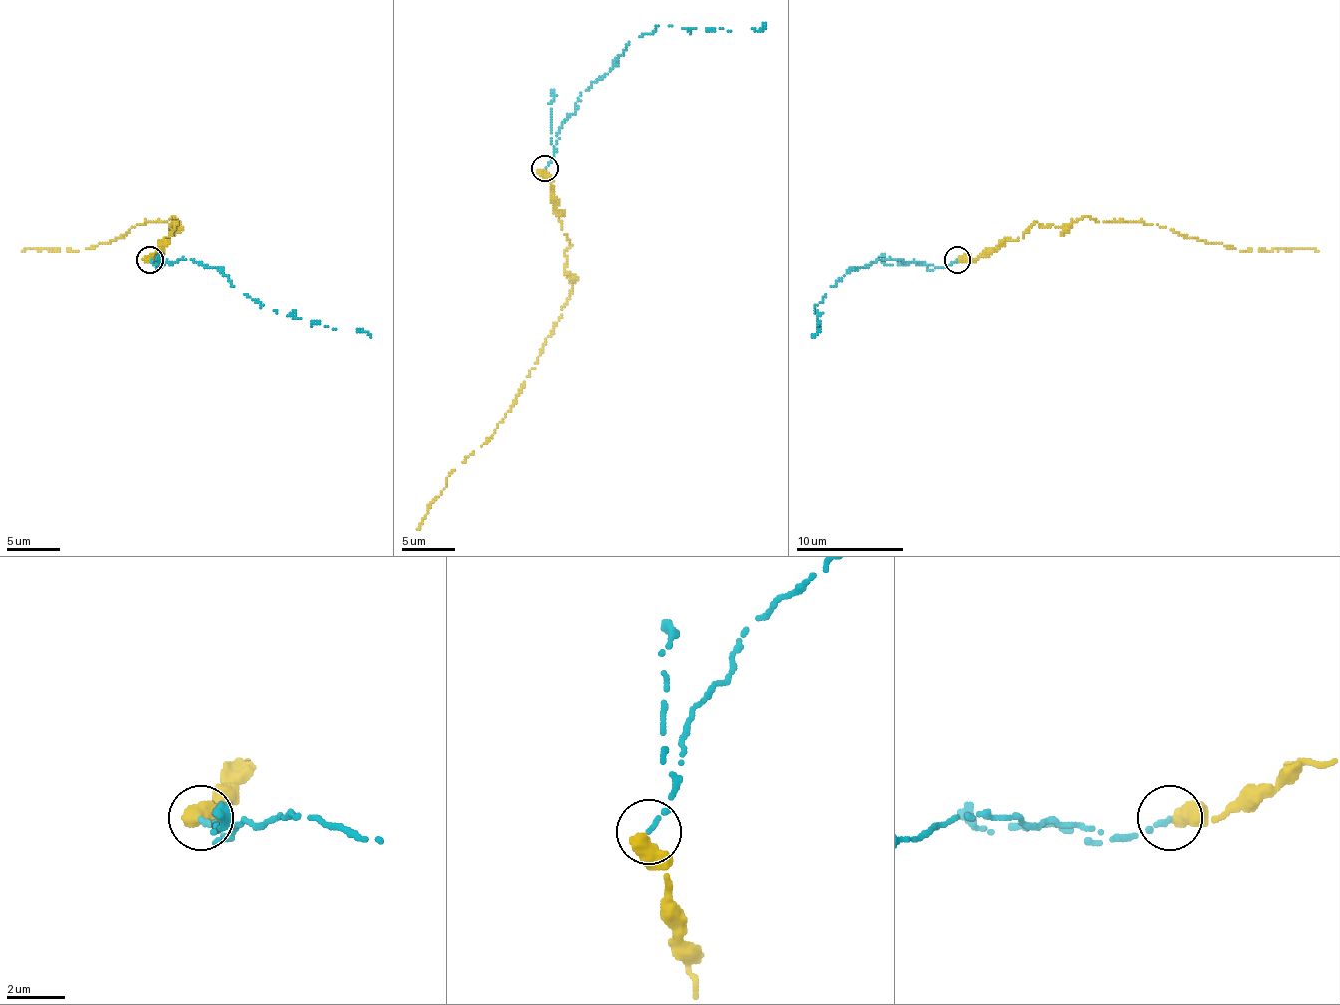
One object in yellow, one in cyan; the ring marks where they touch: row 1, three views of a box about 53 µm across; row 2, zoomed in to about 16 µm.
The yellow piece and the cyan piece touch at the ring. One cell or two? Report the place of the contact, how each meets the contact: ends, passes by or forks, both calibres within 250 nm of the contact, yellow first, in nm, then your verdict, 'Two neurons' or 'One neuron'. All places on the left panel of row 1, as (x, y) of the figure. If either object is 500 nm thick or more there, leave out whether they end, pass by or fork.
Place: (150, 260). Thickness 500 nm (yellow) against 160 nm. One neuron

